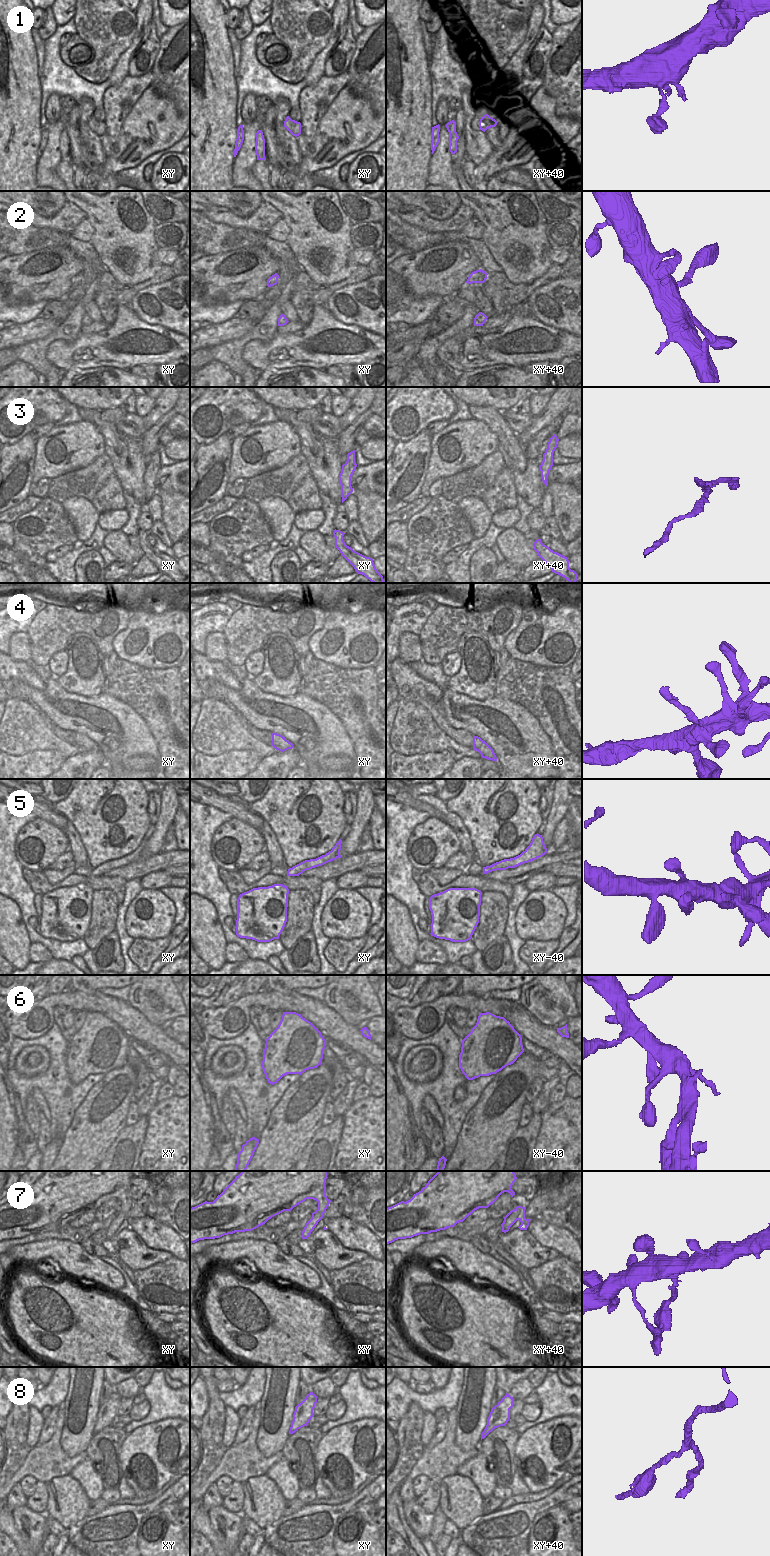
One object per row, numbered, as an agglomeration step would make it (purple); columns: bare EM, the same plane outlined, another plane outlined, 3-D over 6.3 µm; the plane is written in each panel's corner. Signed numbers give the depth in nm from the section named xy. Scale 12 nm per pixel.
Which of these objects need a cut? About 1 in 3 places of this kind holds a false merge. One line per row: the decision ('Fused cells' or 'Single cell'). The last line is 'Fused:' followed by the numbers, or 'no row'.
1: Single cell
2: Single cell
3: Single cell
4: Single cell
5: Single cell
6: Fused cells
7: Single cell
8: Single cell
Fused: 6

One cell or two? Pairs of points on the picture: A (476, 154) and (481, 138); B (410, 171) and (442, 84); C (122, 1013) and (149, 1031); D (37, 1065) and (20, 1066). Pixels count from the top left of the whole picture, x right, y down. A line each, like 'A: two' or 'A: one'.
A: one
B: two
C: one
D: one

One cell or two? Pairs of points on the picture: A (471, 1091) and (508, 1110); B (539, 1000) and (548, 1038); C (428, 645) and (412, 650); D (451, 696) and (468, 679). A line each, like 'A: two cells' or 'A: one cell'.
A: two cells
B: two cells
C: two cells
D: two cells

